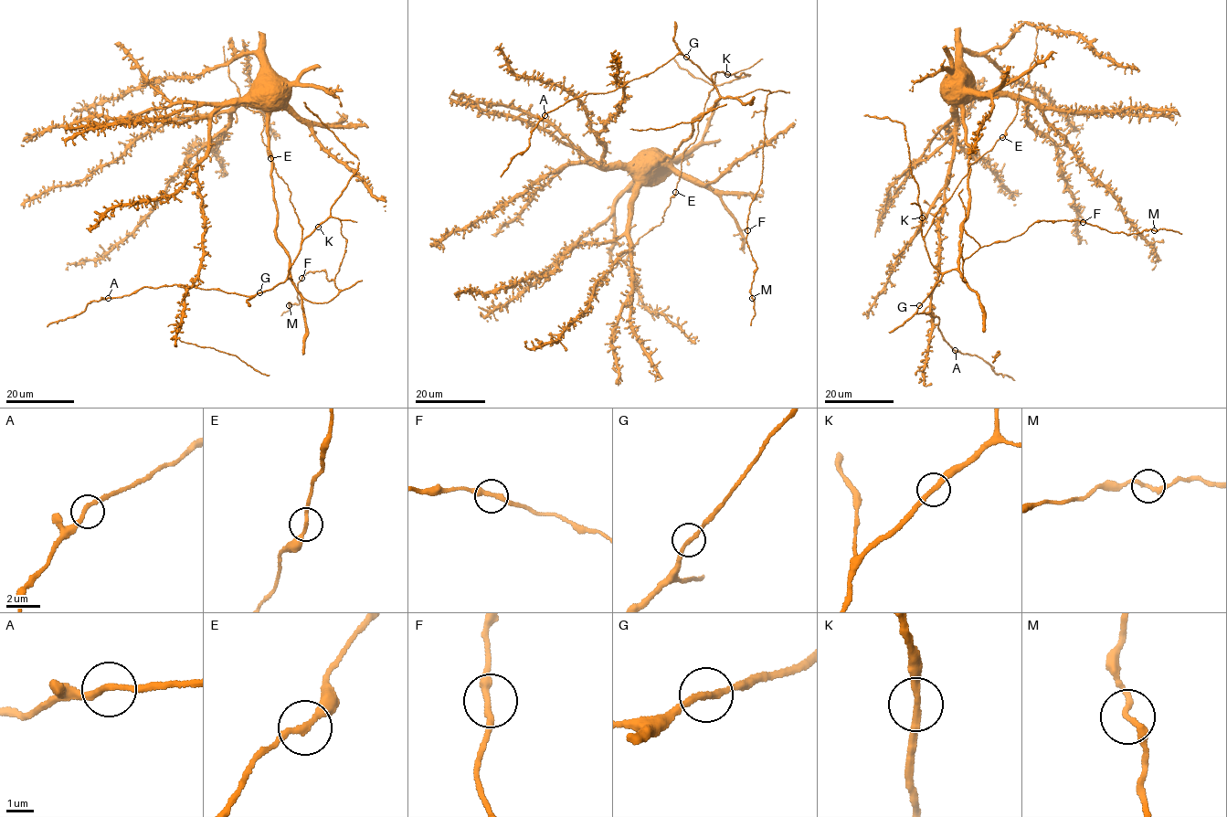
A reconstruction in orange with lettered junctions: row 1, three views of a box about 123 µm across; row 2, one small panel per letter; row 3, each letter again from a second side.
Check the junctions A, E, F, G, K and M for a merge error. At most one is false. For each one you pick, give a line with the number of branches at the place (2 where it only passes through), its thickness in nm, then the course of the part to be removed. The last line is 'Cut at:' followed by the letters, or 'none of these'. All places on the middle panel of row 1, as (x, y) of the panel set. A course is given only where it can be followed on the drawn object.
Cut at: none of these

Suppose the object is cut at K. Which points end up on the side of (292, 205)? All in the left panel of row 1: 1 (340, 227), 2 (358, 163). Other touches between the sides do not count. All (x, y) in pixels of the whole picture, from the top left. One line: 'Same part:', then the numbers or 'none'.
Same part: 1

